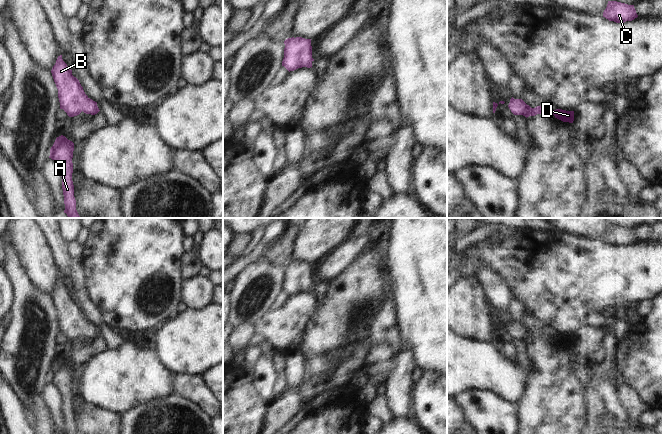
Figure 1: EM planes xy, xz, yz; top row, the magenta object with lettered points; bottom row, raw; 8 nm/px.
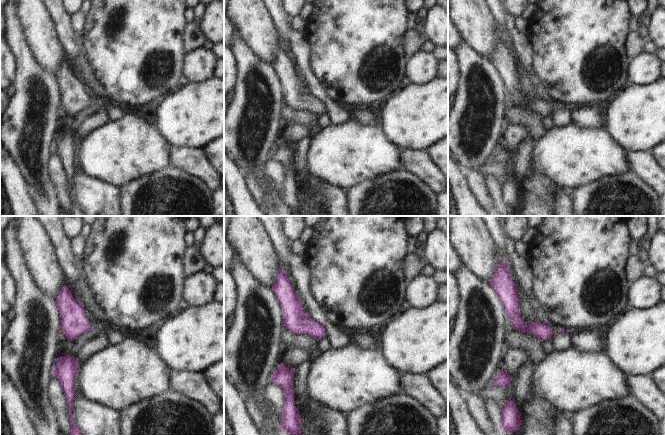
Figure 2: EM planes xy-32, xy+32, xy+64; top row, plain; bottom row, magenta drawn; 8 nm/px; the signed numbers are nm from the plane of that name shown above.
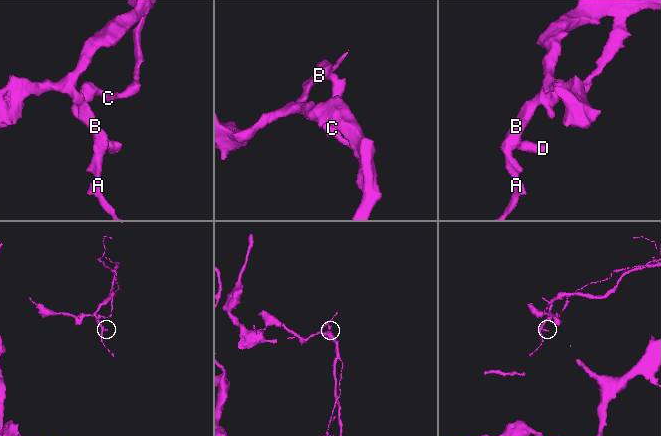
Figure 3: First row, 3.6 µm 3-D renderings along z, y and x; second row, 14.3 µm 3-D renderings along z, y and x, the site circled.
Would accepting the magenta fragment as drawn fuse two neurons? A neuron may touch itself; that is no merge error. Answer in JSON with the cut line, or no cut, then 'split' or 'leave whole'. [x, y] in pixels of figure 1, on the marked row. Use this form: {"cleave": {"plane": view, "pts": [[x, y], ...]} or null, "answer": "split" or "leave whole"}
{"cleave": null, "answer": "leave whole"}

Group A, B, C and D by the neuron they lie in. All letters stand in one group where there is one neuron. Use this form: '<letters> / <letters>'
A B C D

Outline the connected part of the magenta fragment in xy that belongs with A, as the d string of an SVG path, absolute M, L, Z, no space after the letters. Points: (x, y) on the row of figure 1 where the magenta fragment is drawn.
M61 135L56 138L50 149L50 156L54 160L61 171L62 189L64 195L65 210L68 218L82 218L76 210L76 200L74 197L74 185L72 181L73 173L73 151L74 143Z

